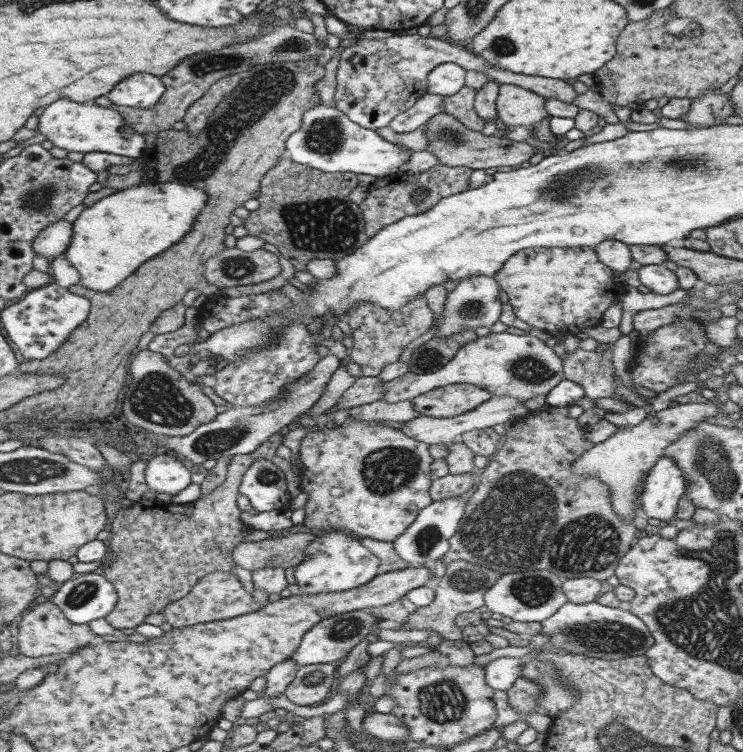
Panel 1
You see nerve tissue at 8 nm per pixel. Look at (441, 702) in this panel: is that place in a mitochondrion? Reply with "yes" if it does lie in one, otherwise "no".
yes

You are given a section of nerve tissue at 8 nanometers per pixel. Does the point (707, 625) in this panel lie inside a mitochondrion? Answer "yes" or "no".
yes

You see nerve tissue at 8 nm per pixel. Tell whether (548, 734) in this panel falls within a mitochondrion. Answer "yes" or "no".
no

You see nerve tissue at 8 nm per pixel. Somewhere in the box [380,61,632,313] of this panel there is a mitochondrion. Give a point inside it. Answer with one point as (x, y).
(446, 134)

